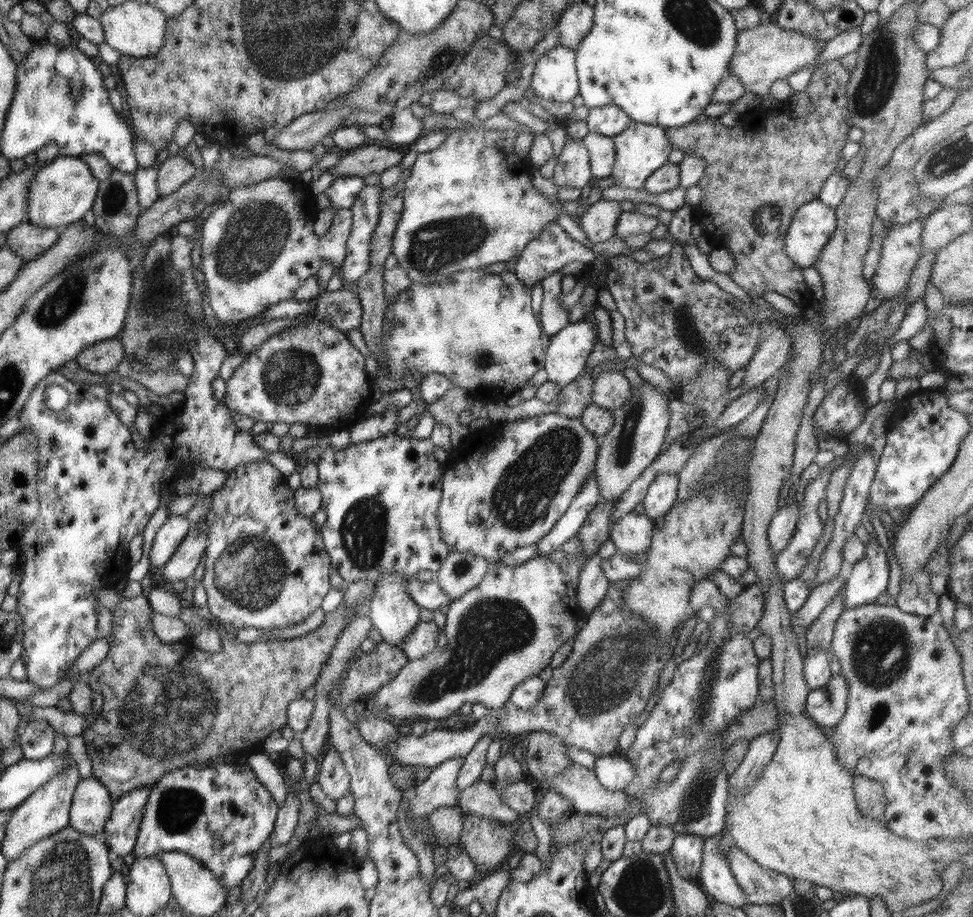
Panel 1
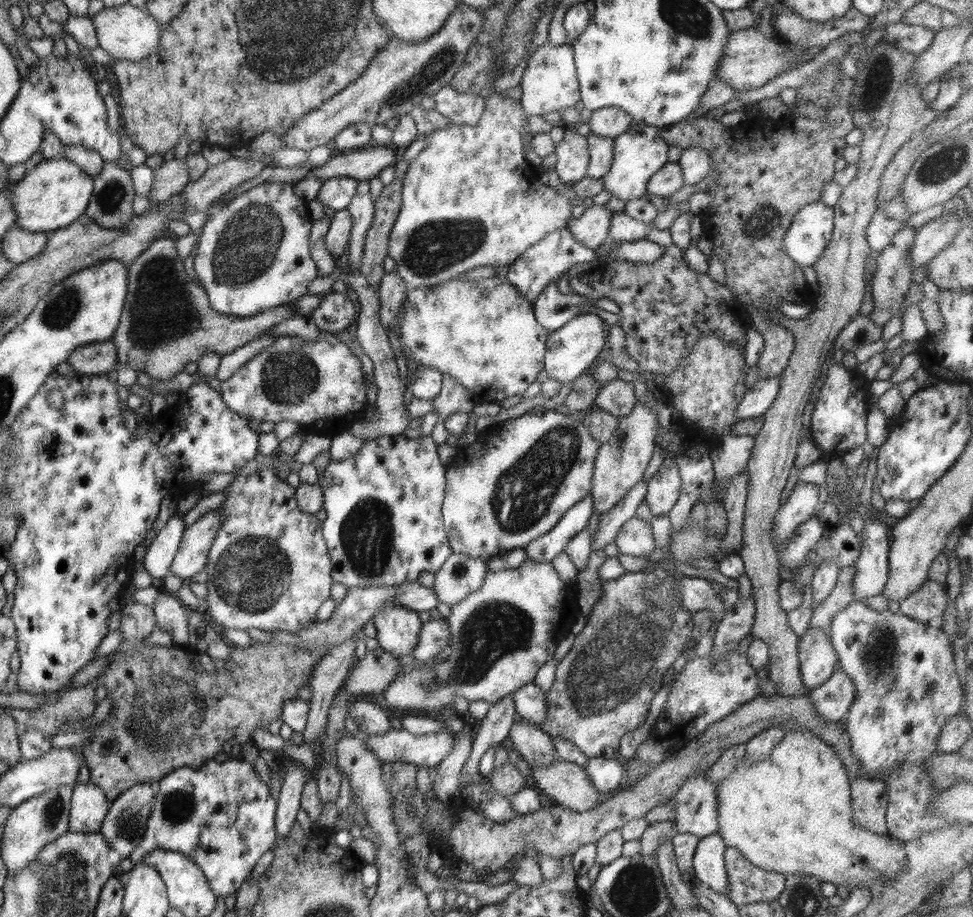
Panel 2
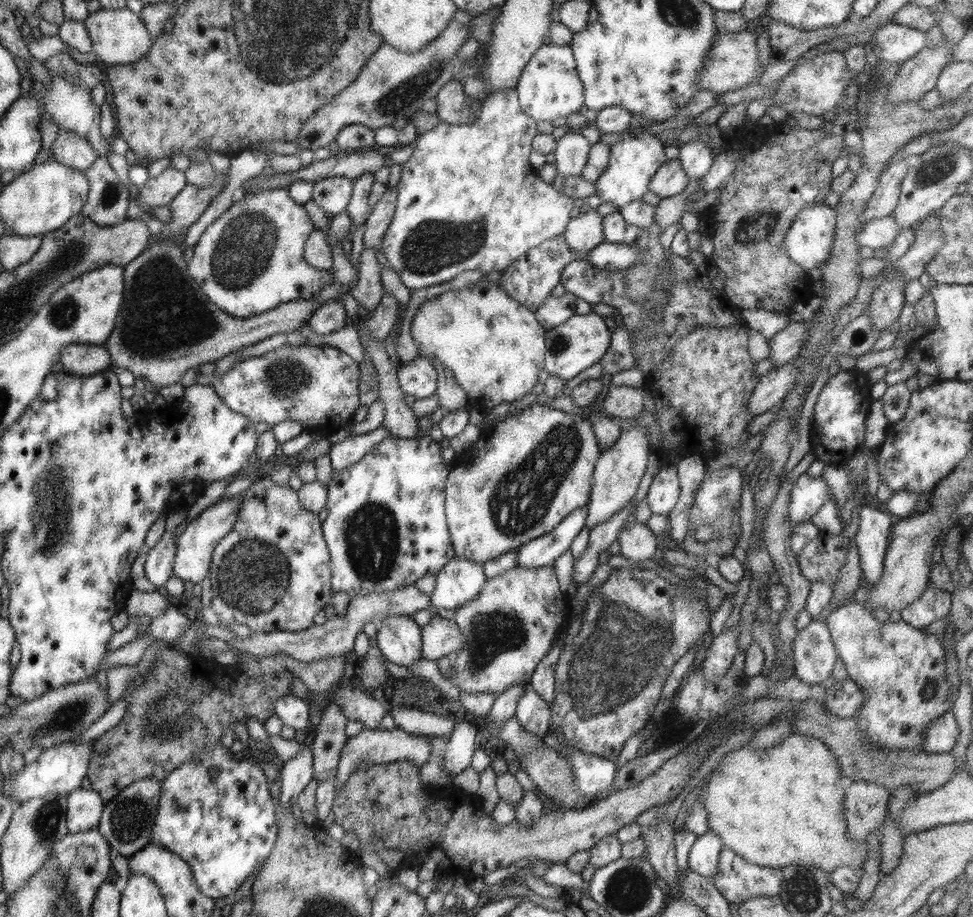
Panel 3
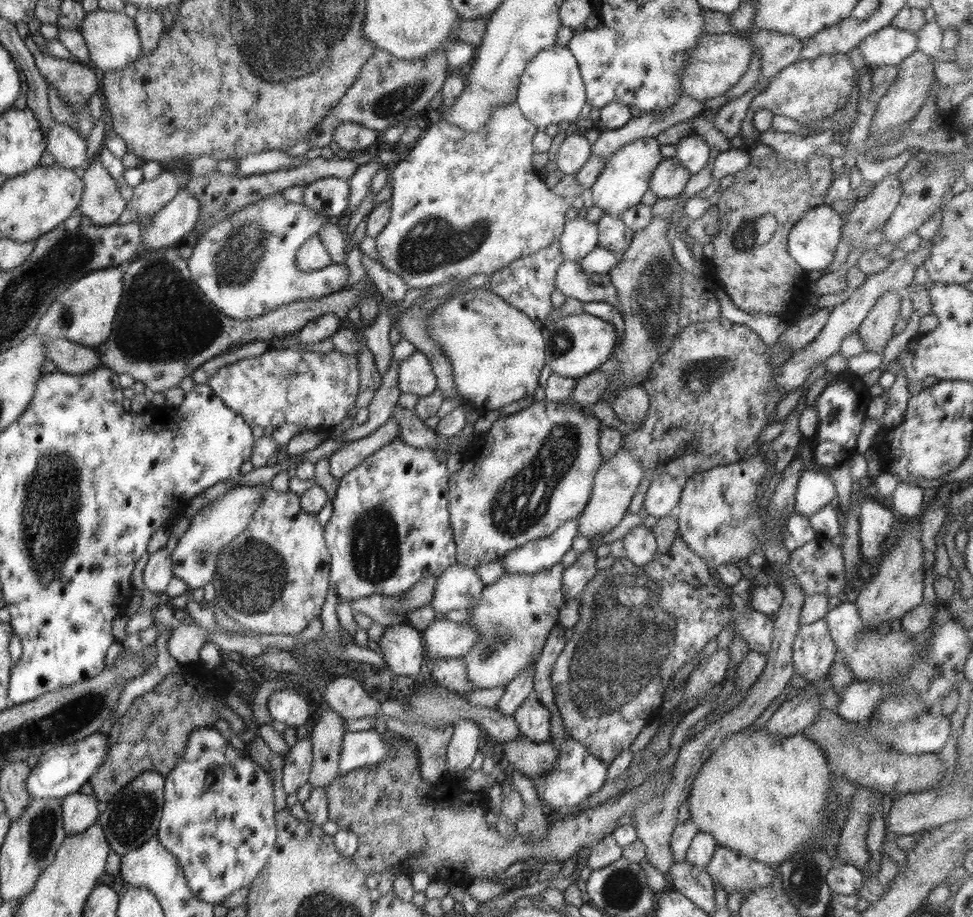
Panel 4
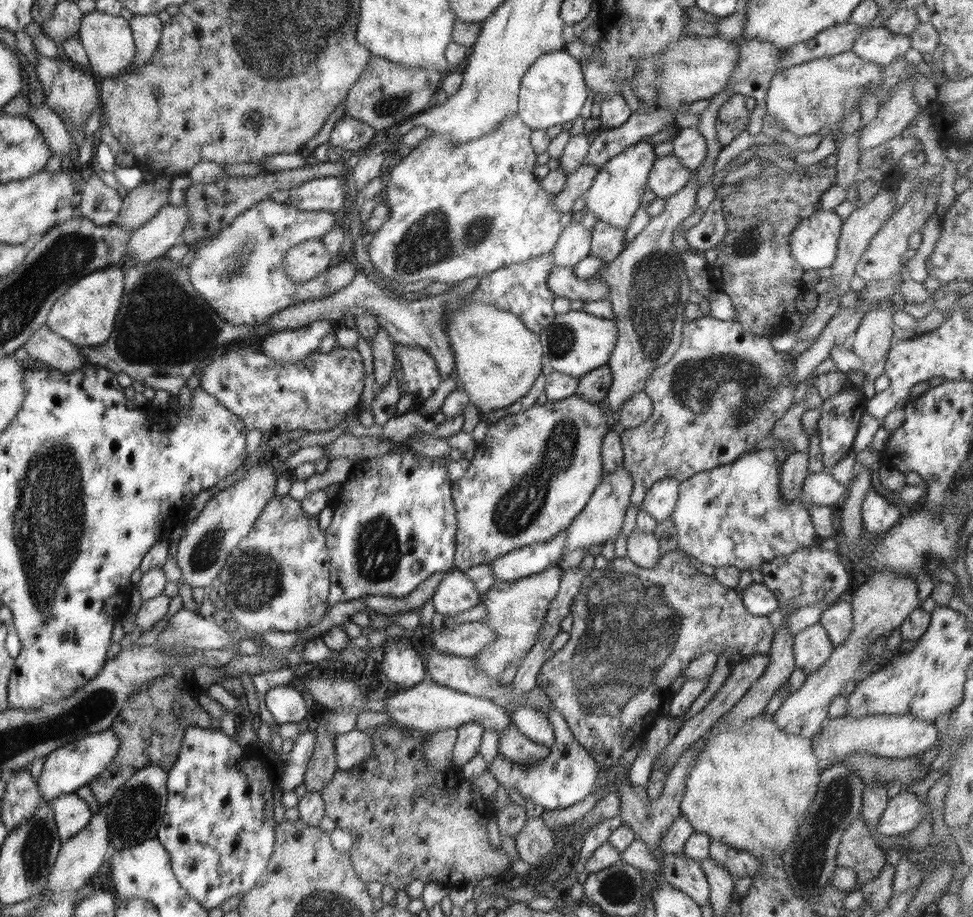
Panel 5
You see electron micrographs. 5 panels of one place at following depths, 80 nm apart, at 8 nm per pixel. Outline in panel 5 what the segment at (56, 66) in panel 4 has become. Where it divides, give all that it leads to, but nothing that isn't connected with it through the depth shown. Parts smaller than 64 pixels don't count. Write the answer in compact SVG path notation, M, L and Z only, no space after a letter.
M39 54L35 73L42 85L45 105L62 119L68 130L71 130L72 126L84 126L88 116L99 110L98 90L88 68L80 69L65 59L44 57Z

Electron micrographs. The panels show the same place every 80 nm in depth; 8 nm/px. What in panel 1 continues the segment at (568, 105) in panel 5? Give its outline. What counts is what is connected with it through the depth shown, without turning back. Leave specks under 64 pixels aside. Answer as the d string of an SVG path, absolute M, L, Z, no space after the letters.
M559 44L538 56L530 87L542 100L572 101L579 94L575 50Z

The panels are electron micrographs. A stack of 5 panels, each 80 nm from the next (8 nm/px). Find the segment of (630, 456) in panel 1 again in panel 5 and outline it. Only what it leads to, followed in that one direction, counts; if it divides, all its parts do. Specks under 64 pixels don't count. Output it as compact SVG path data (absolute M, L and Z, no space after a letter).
M623 464L614 472L604 472L602 482L592 493L583 512L580 512L574 522L572 522L572 525L567 528L567 537L561 557L566 552L588 549L592 544L602 544L602 542L608 542L608 540L614 541L620 534L627 508L630 506L632 487L632 475L629 470L625 469Z

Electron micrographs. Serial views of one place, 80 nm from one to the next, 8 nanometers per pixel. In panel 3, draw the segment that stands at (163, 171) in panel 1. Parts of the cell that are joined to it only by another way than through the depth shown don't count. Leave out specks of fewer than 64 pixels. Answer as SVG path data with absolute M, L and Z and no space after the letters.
M173 166L157 177L150 177L138 191L137 204L145 210L169 206L171 200L187 185L186 172Z

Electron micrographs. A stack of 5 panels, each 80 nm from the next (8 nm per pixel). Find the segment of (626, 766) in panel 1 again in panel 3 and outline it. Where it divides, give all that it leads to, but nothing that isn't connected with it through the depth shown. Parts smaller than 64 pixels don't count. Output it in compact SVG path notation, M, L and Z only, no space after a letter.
M568 745L568 749L568 761L572 765L578 791L586 797L585 803L595 801L597 796L604 794L612 786L618 770L616 763L600 756L584 754L576 746Z

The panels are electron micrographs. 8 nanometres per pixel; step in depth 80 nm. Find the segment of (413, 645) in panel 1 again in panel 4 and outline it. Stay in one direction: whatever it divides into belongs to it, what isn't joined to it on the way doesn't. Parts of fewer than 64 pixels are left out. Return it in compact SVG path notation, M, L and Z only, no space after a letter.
M439 616L422 631L426 659L460 659L466 656L480 638L479 632L466 623L450 621Z

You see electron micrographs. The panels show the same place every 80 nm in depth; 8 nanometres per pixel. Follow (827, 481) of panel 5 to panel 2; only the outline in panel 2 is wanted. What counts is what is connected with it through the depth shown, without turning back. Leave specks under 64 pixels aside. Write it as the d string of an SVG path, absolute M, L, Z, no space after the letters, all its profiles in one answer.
M797 481L790 496L780 505L774 518L774 540L786 541L795 534L797 526L818 515L820 485Z

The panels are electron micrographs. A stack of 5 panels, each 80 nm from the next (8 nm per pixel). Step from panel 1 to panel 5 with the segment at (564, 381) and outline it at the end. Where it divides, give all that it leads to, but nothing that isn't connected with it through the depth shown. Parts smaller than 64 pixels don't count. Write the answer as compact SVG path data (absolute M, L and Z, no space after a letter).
M570 310L567 314L558 314L542 332L539 332L543 346L543 364L550 364L554 371L577 379L609 363L617 343L617 322L592 316L583 311Z

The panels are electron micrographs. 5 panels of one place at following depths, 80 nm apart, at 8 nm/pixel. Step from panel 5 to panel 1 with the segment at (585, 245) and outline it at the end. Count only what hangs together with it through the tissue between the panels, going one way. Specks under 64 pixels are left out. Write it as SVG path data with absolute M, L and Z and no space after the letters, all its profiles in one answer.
M600 199L582 215L579 226L591 243L605 242L616 234L616 223L621 212L618 201Z

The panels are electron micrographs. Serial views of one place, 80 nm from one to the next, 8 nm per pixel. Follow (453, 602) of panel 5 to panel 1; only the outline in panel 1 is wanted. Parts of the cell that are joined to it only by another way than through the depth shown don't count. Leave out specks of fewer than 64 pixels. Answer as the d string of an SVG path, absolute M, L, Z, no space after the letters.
M452 552L437 572L436 581L450 602L476 588L487 573L488 560L469 552Z

